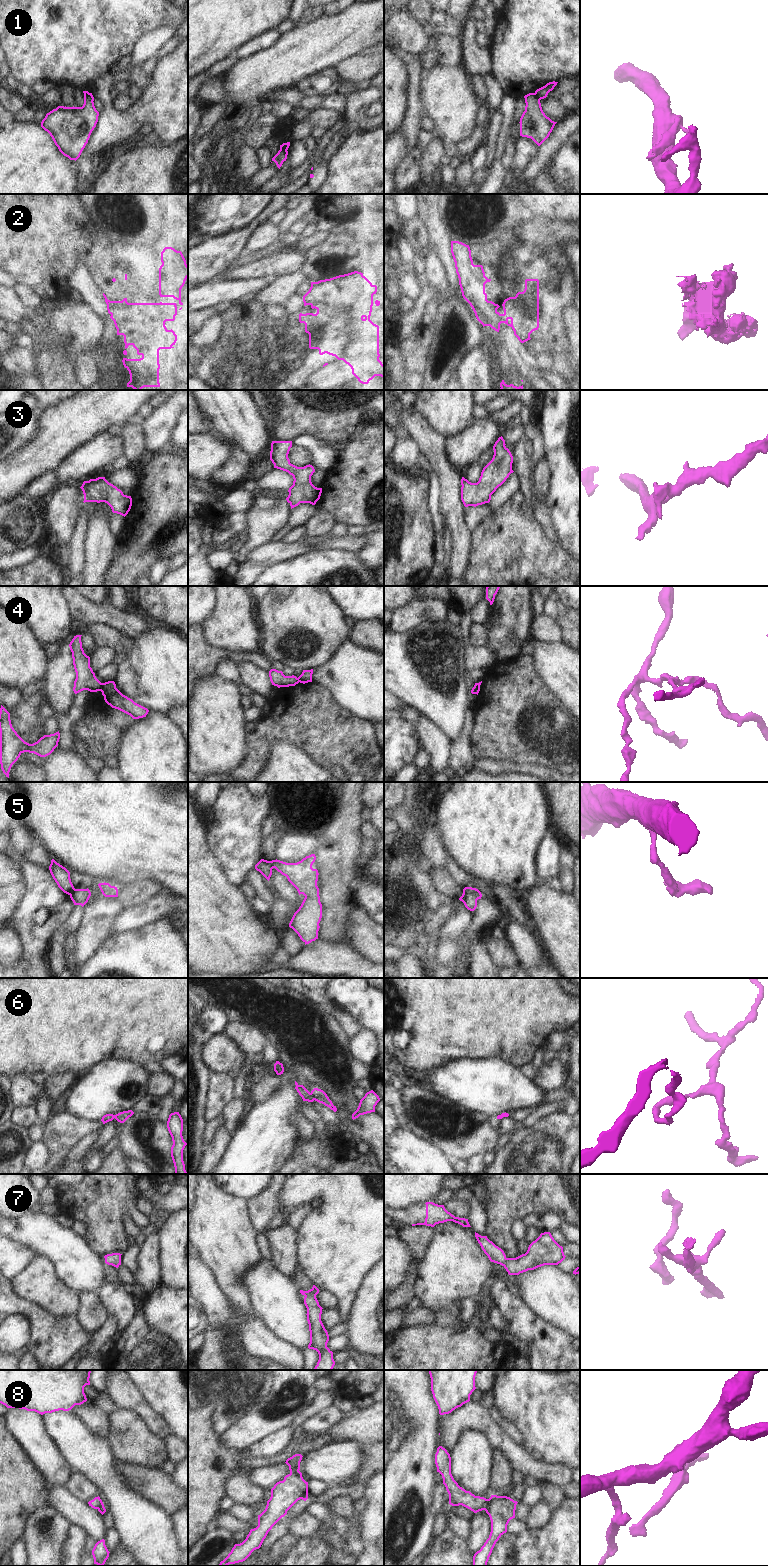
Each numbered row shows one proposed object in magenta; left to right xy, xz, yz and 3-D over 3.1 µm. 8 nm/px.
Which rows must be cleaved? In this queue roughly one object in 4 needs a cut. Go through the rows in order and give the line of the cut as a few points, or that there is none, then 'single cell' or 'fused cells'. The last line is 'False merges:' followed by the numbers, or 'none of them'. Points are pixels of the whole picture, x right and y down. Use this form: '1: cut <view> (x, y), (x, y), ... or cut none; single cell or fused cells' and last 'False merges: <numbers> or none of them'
1: cut yz (535, 92), (540, 99); fused cells
2: cut none; single cell
3: cut none; single cell
4: cut xy (103, 683), (99, 690); fused cells
5: cut yz (463, 889), (472, 892), (477, 899); fused cells
6: cut none; single cell
7: cut none; single cell
8: cut none; single cell
False merges: 1, 4, 5

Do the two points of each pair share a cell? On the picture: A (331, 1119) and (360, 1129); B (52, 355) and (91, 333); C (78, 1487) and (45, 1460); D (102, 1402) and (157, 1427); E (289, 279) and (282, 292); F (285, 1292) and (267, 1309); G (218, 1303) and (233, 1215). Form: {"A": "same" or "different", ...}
{"A": "different", "B": "same", "C": "different", "D": "different", "E": "same", "F": "same", "G": "different"}

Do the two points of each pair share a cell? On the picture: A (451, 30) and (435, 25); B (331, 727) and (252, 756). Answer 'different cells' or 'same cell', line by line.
A: same cell
B: same cell

